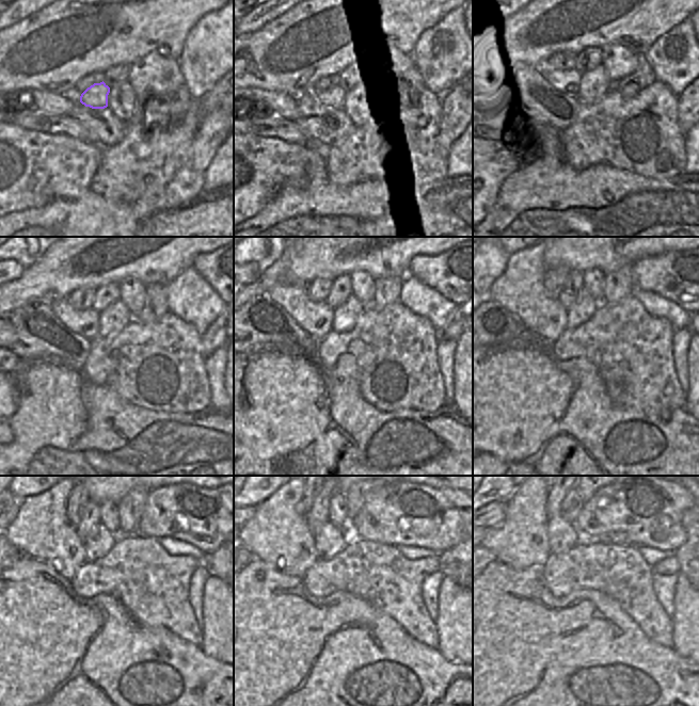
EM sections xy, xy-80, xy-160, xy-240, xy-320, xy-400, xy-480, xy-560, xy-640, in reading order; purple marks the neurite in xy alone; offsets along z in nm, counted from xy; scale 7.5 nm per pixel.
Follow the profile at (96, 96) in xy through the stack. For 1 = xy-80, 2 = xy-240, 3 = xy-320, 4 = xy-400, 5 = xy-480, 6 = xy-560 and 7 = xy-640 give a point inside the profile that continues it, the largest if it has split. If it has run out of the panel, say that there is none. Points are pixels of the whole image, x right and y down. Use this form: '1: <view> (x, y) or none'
1: xy-80 (334, 96)
2: xy-240 (85, 322)
3: xy-320 (316, 318)
4: xy-400 (520, 289)
5: xy-480 (41, 530)
6: xy-560 (279, 534)
7: xy-640 (521, 541)

